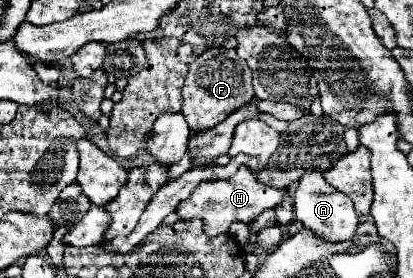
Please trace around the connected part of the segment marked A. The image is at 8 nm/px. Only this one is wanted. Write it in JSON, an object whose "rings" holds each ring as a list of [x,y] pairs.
{"rings":[[[312,171],[305,174],[297,184],[293,192],[293,208],[295,208],[295,218],[303,222],[305,228],[313,230],[315,234],[323,236],[329,242],[341,242],[341,240],[351,240],[357,232],[359,226],[359,214],[355,212],[355,206],[349,196],[337,192],[330,186],[320,171]]]}

